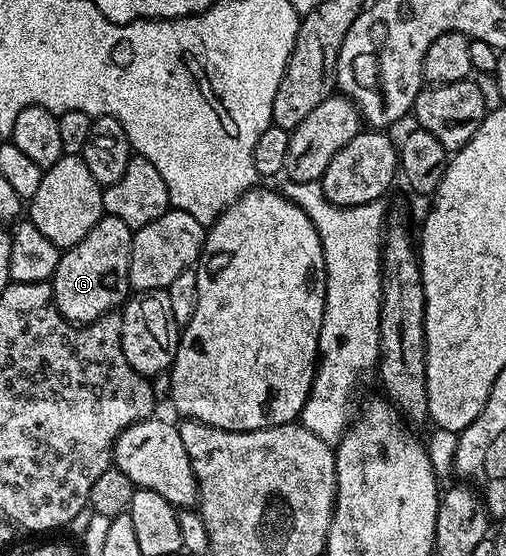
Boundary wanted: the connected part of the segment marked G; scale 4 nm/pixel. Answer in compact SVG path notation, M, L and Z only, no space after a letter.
M104 214L83 241L62 254L51 280L53 303L62 317L78 325L90 323L116 312L124 304L131 294L129 266L133 232L134 228L119 221L119 217Z

